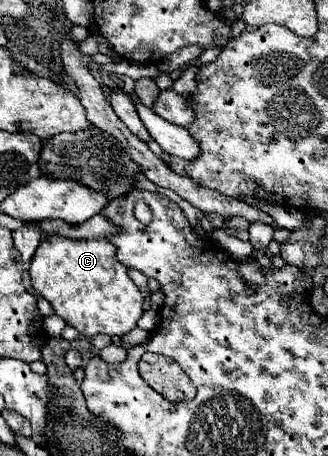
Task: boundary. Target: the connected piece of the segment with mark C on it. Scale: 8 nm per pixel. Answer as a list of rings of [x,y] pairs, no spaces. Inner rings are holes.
[[[54,233],[44,235],[30,261],[30,277],[34,291],[40,293],[46,301],[50,301],[56,315],[60,315],[68,325],[76,327],[84,337],[94,337],[96,333],[104,333],[110,337],[124,335],[136,327],[136,321],[144,313],[144,297],[134,285],[134,281],[128,277],[128,267],[124,267],[116,259],[116,247],[108,239],[68,239]]]

